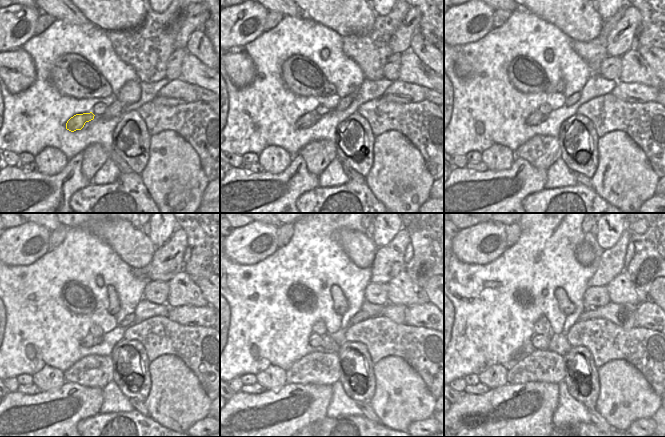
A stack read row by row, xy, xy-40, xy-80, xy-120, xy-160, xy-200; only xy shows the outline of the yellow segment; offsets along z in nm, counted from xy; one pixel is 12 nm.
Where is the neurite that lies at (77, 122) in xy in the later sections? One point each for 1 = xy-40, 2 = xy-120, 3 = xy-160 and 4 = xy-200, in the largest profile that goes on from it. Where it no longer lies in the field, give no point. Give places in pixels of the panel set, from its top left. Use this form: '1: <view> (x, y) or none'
1: xy-40 (307, 120)
2: xy-120 (88, 341)
3: xy-160 (315, 340)
4: xy-200 (540, 341)

